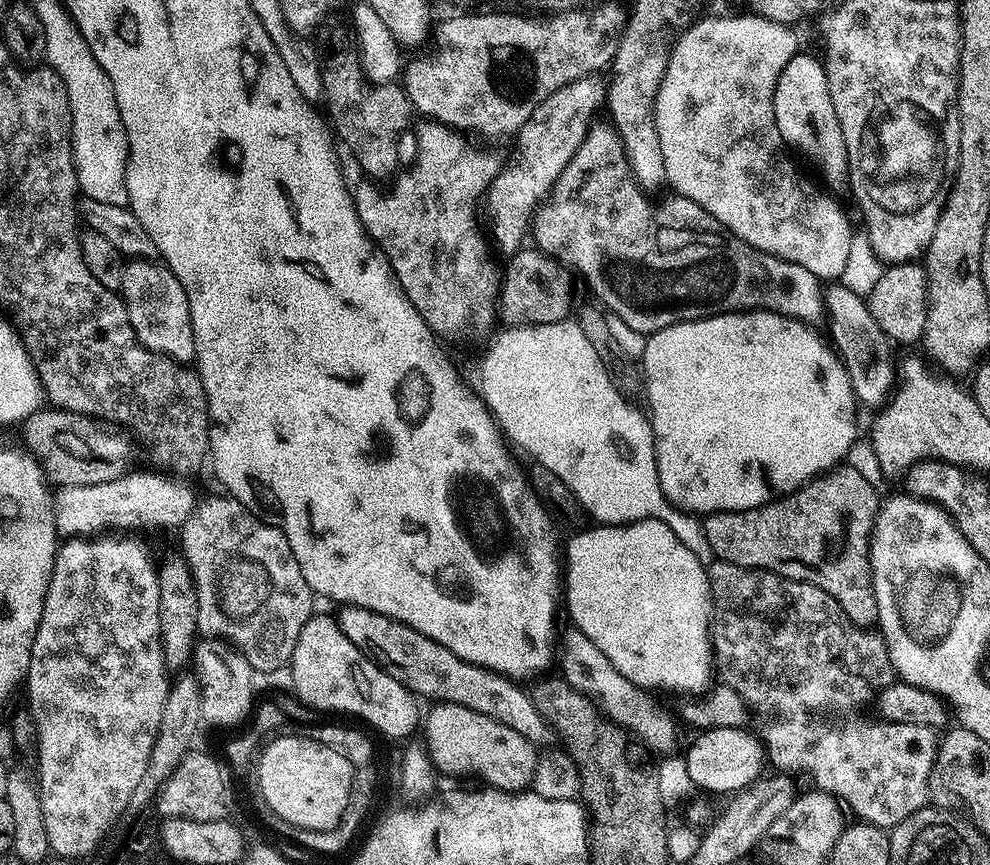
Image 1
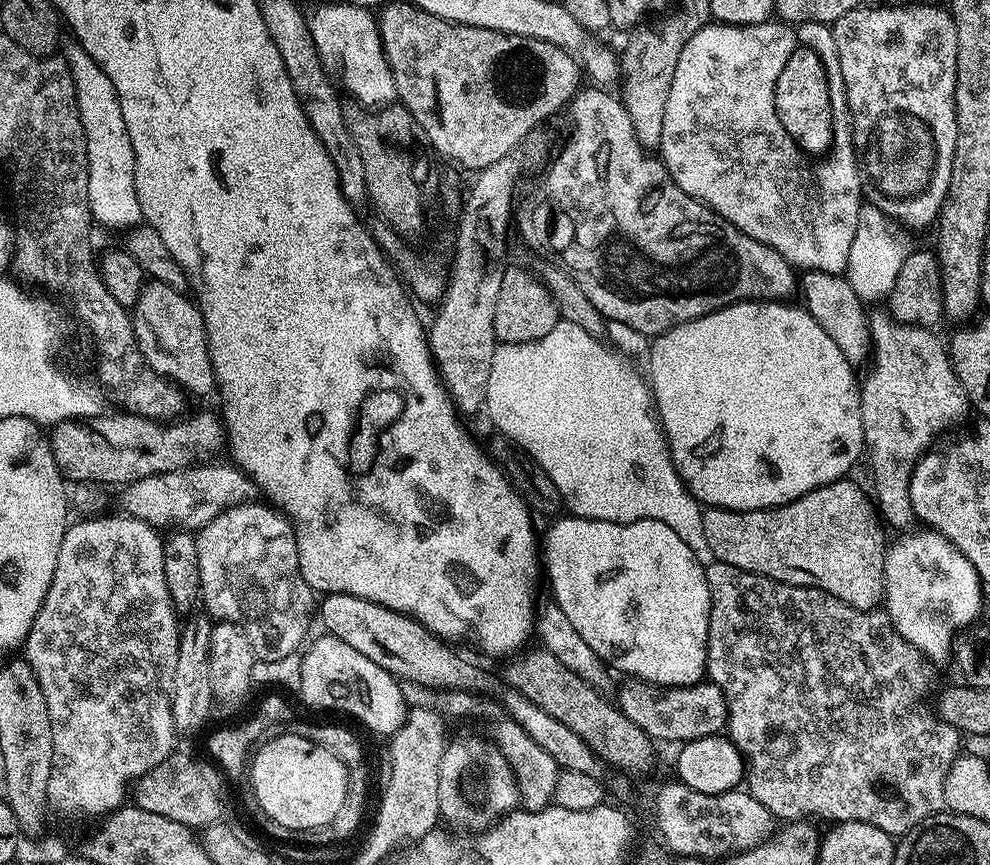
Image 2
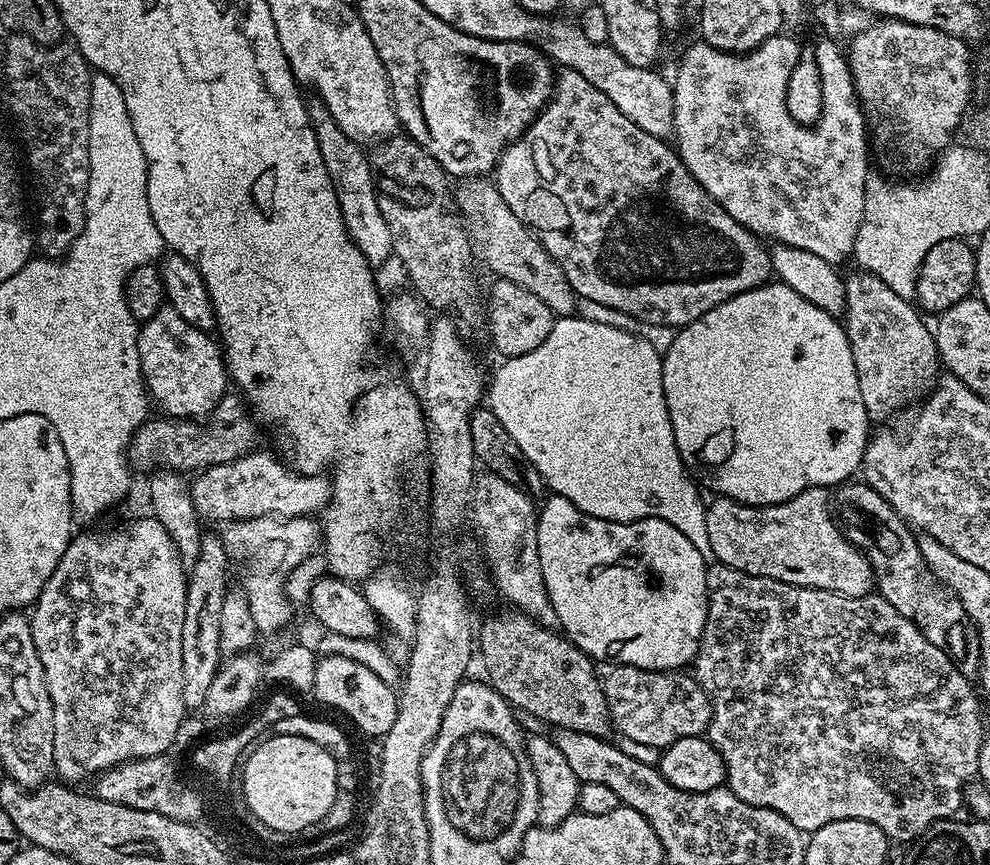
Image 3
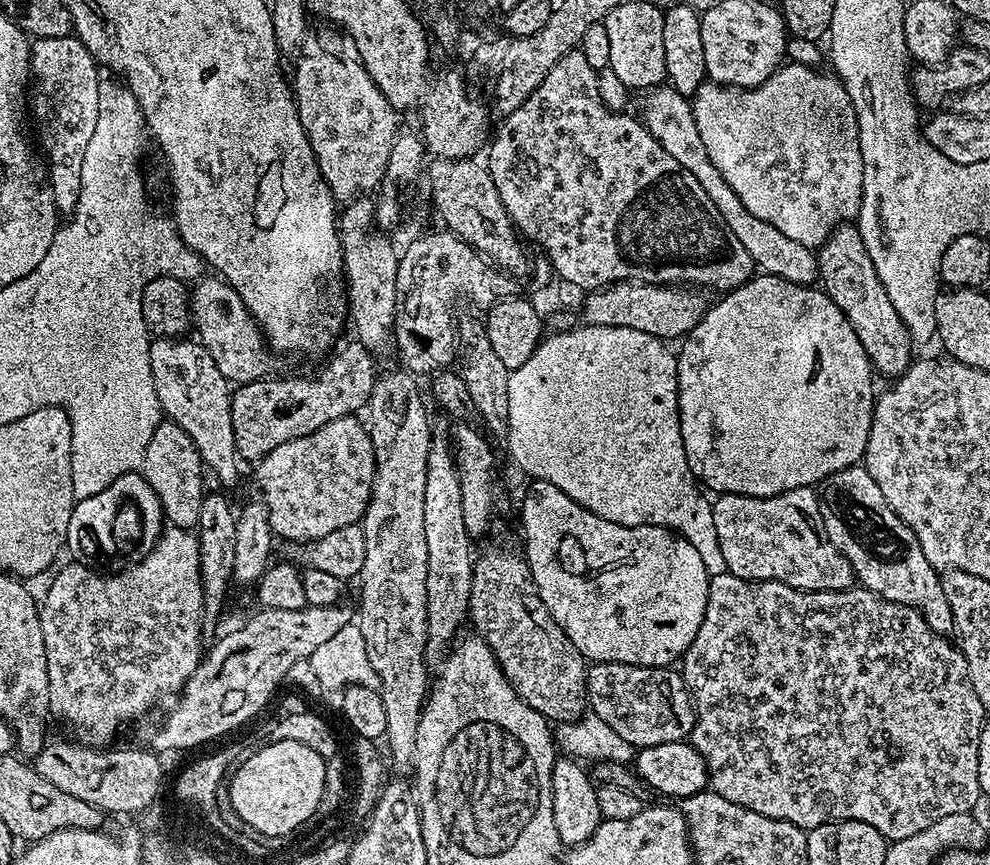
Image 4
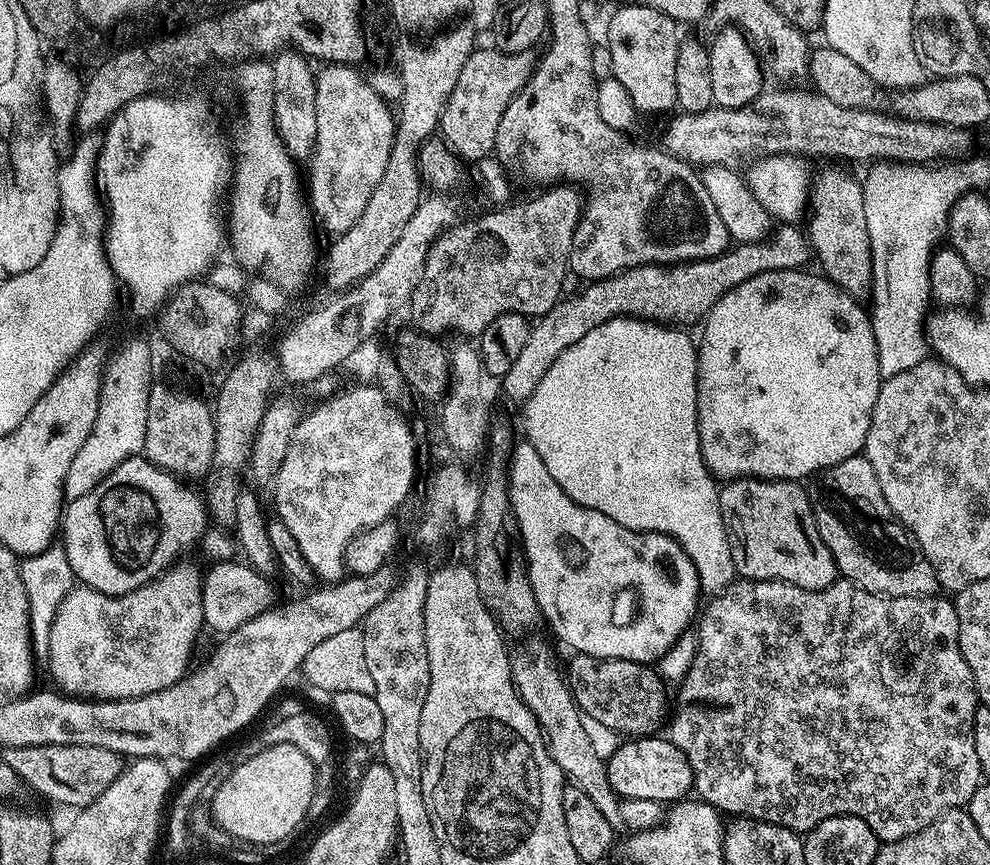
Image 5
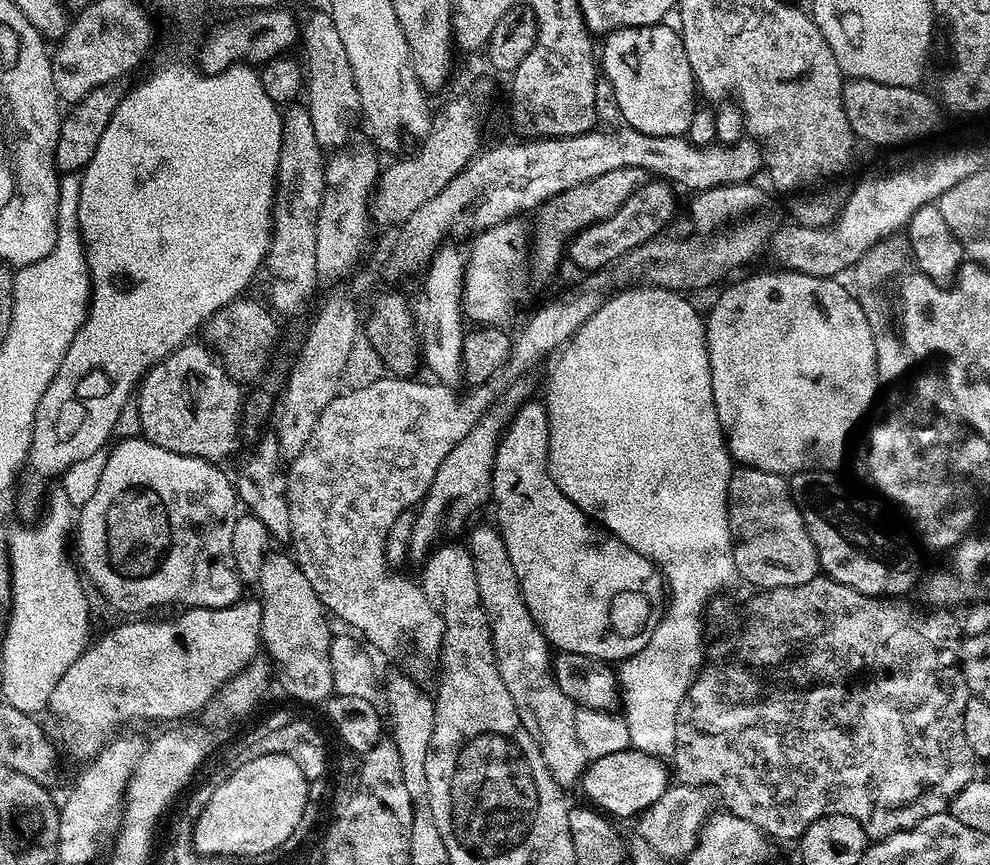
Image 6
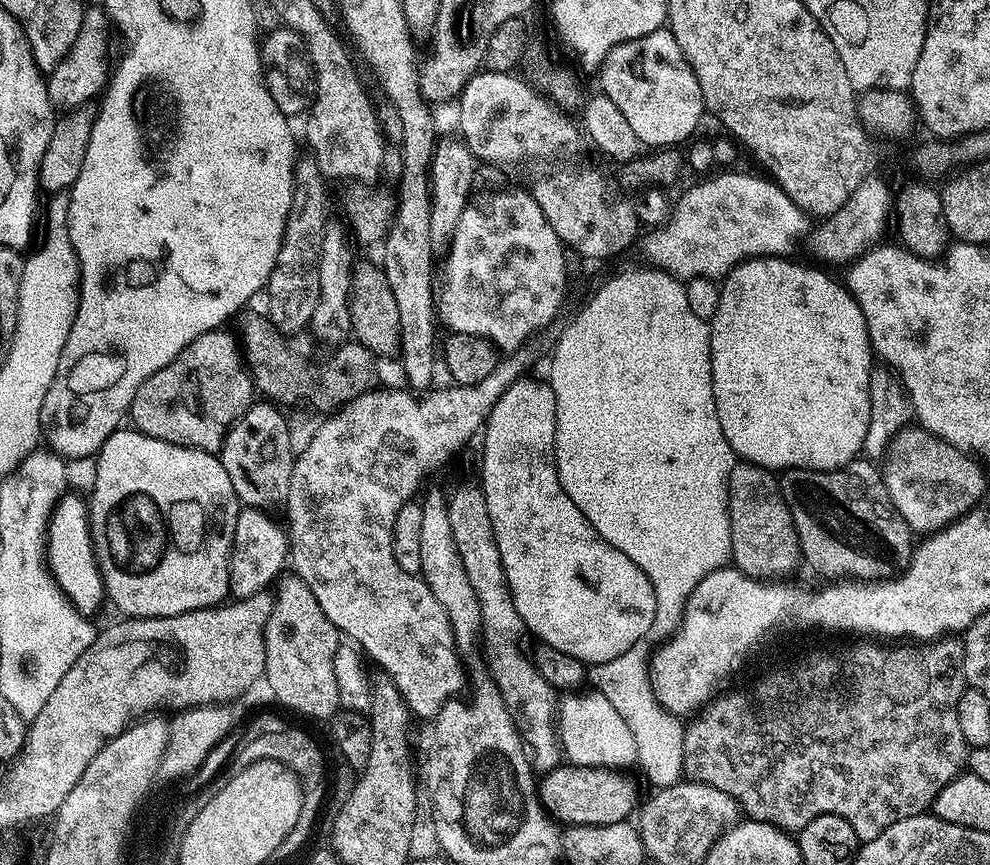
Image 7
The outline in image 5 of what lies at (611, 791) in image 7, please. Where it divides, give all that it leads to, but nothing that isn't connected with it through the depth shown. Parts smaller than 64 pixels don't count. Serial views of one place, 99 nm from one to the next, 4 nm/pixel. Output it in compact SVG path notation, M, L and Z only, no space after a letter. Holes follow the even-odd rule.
M645 734L625 739L606 761L608 782L617 797L654 799L660 805L685 799L693 791L692 771L686 756L663 735Z

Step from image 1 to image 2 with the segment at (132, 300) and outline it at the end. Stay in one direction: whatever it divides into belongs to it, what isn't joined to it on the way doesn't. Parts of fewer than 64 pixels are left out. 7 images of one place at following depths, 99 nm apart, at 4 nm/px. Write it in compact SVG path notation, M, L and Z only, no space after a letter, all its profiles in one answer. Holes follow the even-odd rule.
M149 279L135 308L131 309L132 329L142 358L158 375L172 381L176 387L183 388L185 393L204 396L216 388L216 375L210 362L200 309L191 299L188 301L184 298L170 286Z

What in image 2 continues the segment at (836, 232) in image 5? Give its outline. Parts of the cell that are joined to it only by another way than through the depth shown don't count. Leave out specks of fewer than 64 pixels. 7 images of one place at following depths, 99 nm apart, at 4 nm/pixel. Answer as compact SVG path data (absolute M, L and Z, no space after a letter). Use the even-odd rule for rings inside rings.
M880 310L869 315L868 330L872 335L871 360L860 384L860 409L866 460L868 456L872 463L876 487L874 500L877 505L892 500L898 511L908 514L912 512L908 489L912 468L937 443L936 436L942 435L944 428L967 418L968 395L952 369L945 341L940 341L931 327L903 324L887 310Z

